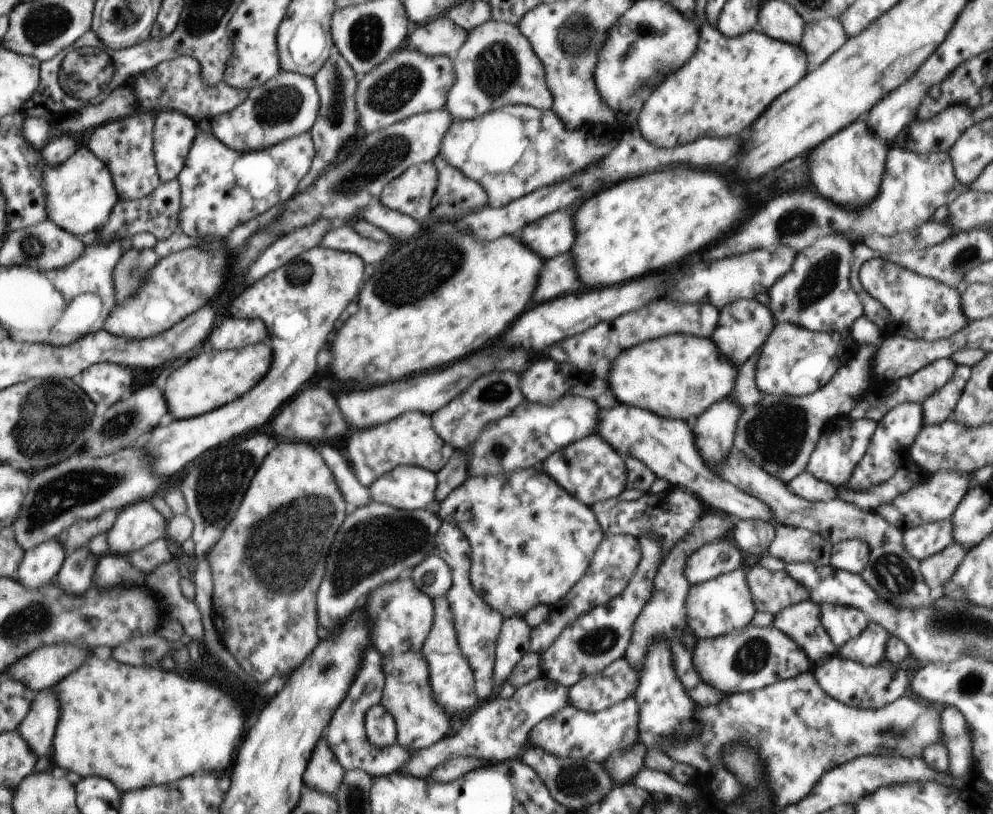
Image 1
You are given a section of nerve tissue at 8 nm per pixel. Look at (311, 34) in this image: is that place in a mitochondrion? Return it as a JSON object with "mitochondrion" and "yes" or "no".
{"mitochondrion":"no"}

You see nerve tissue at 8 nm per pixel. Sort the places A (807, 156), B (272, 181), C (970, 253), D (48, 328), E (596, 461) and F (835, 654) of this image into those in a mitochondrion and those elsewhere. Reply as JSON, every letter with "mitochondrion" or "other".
{"A":"other","B":"other","C":"mitochondrion","D":"other","E":"other","F":"other"}

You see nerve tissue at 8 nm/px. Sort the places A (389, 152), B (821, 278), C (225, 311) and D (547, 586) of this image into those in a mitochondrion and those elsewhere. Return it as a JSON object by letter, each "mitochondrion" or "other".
{"A":"mitochondrion","B":"mitochondrion","C":"other","D":"other"}

